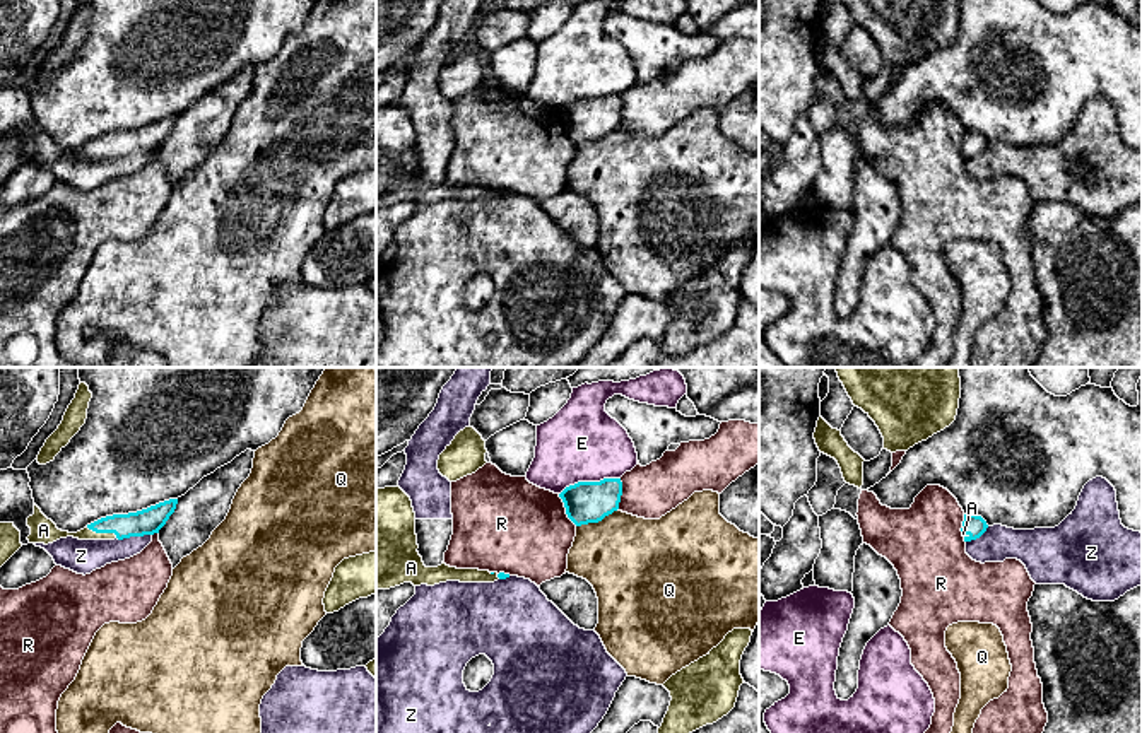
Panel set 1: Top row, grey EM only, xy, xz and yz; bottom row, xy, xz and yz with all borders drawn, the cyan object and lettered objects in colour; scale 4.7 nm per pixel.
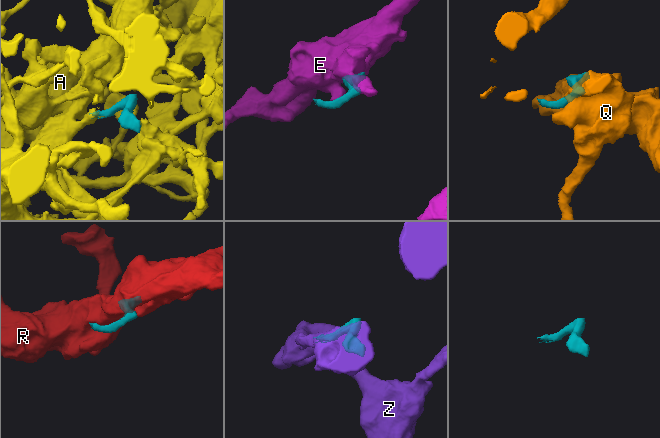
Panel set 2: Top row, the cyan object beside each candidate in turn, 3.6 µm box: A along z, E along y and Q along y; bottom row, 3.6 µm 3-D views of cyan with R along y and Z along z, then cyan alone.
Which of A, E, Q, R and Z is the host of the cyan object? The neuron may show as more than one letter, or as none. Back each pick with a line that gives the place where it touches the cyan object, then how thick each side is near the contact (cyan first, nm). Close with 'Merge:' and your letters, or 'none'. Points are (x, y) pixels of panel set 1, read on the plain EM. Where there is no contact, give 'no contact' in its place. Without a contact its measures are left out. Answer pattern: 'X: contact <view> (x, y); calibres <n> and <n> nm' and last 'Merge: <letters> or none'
A: contact xy (103, 149); calibres 130 and 90 nm
Merge: A

